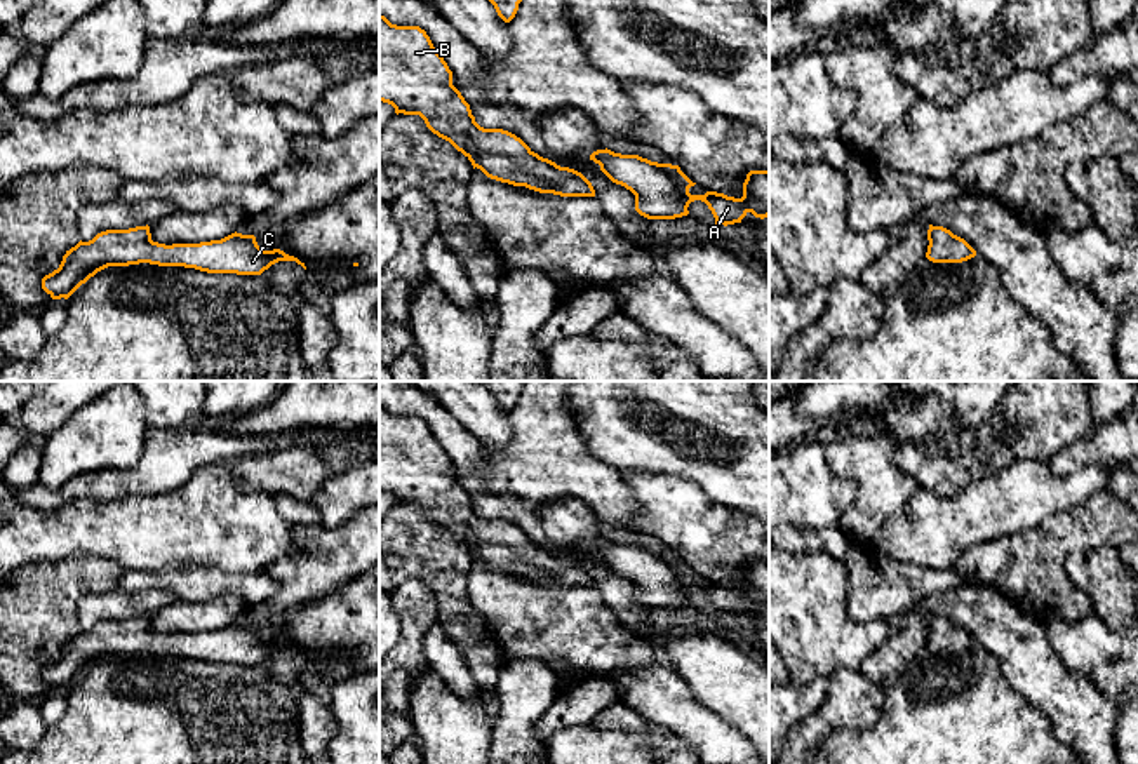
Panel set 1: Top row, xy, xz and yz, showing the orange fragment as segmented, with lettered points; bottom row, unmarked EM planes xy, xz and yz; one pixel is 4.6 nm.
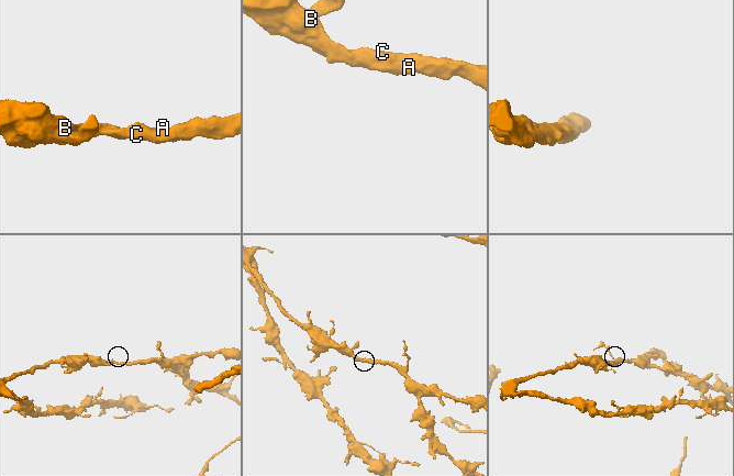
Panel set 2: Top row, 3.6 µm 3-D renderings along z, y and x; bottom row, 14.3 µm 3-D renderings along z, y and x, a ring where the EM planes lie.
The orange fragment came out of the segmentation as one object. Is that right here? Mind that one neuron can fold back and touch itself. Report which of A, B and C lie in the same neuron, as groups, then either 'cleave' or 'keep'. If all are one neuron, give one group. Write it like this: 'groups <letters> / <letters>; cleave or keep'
groups A B C; keep

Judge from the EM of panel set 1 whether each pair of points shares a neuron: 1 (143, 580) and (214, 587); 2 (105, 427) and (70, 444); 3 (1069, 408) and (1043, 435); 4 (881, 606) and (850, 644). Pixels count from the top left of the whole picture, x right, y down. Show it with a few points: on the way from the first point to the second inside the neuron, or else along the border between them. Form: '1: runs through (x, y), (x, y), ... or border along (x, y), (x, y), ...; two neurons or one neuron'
1: runs through (160, 580), (197, 582); one neuron
2: runs through (96, 435), (79, 444); one neuron
3: runs through (1062, 415), (1048, 428); one neuron
4: border along (846, 587), (846, 613), (851, 618), (884, 620); two neurons

